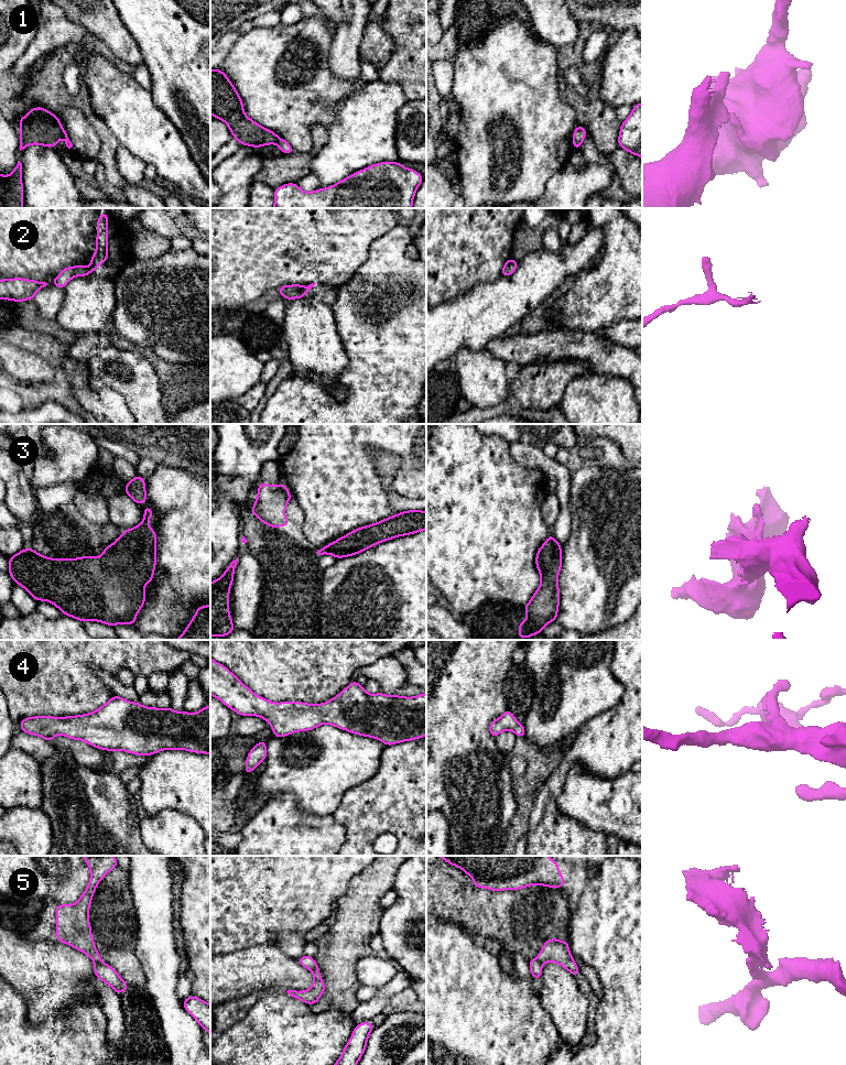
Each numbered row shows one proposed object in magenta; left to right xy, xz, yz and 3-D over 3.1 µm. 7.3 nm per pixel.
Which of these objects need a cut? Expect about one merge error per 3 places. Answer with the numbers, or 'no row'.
1, 2, 5

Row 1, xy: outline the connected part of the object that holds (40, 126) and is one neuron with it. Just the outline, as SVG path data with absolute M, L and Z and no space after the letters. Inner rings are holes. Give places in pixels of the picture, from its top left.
M41 107L32 108L18 121L21 126L20 151L30 144L56 146L58 139L64 135L63 124L58 117Z

